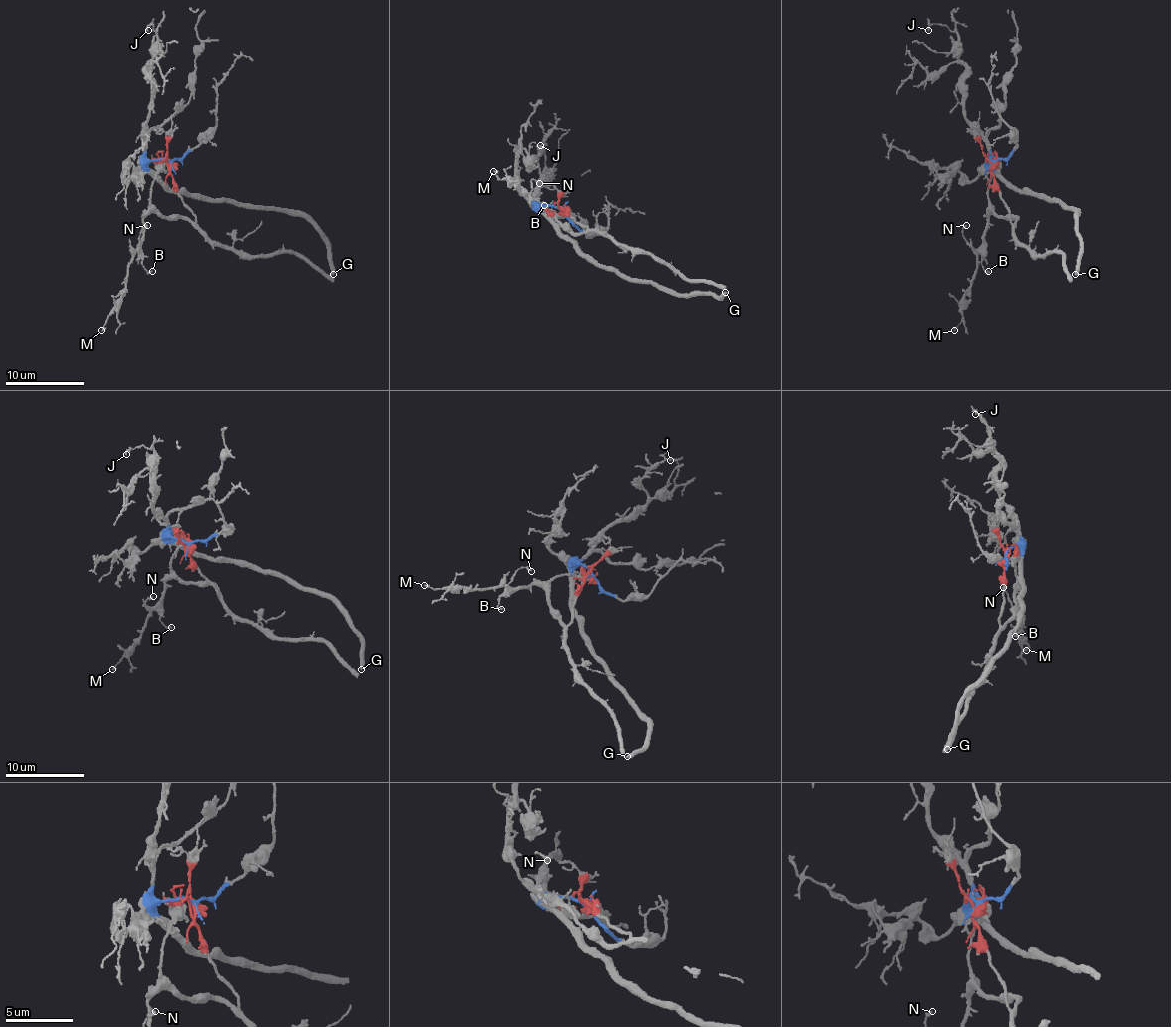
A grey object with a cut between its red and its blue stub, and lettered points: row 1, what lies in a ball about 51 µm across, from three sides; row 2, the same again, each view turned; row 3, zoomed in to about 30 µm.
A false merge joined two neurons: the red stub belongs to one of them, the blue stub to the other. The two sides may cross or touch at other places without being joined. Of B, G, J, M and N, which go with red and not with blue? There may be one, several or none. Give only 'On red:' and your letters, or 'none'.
On red: B, M, N

